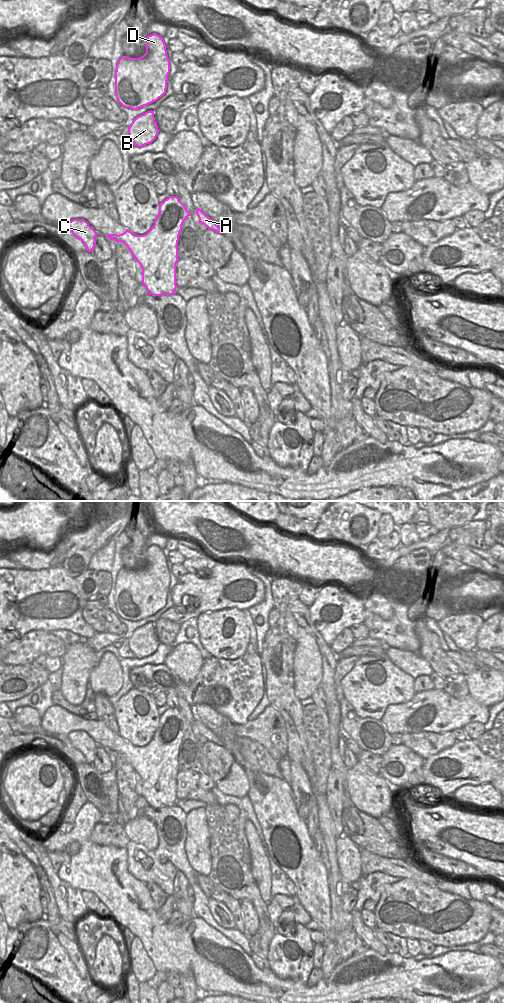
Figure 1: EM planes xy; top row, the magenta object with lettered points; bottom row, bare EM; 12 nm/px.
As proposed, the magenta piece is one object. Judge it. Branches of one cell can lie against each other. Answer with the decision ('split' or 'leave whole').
leave whole

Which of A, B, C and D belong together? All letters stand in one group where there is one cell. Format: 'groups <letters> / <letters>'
groups A B C D

